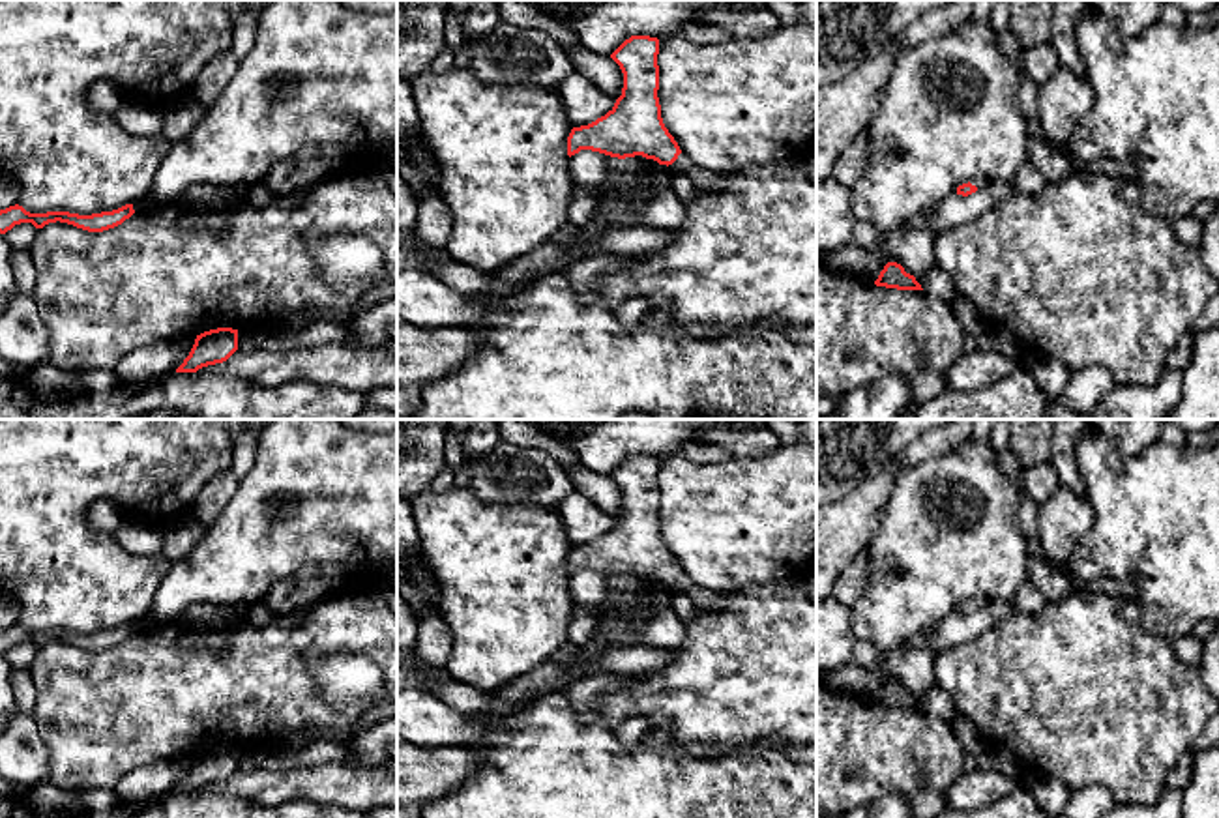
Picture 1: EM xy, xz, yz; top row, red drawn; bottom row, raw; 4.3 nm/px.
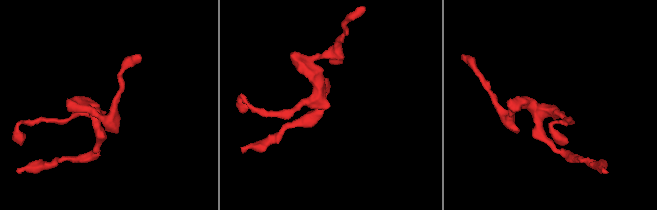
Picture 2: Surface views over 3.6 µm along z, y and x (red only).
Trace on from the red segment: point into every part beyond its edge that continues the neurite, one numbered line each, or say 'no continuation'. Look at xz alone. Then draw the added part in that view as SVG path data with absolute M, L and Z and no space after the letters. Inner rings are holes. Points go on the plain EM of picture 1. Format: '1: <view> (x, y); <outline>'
1: xz (699, 596); M680 573L678 578L668 584L668 588L683 592L695 603L695 606L706 606L710 610L719 610L728 601L728 593L708 592L697 586L685 573Z

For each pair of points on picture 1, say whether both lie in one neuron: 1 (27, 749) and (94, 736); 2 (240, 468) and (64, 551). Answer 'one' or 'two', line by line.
1: two
2: two

